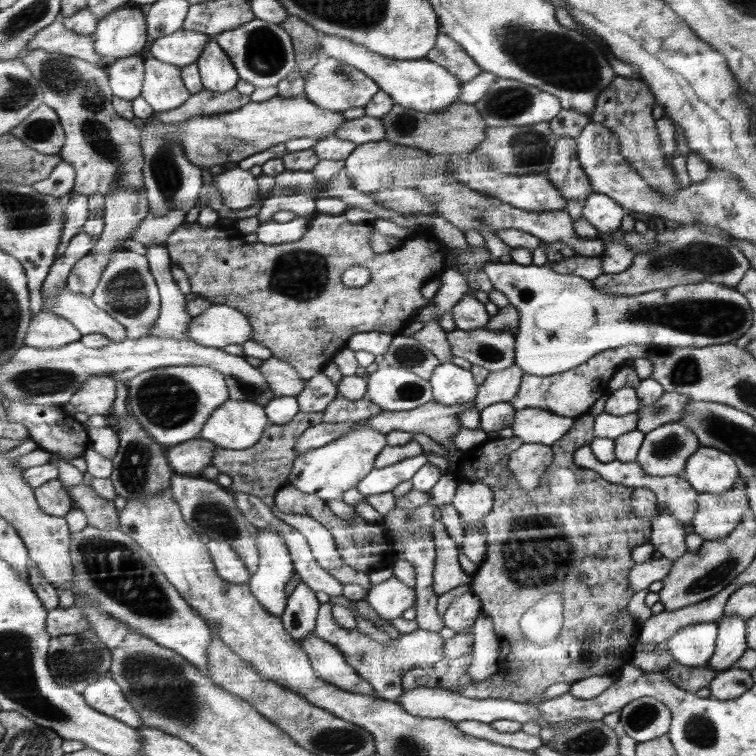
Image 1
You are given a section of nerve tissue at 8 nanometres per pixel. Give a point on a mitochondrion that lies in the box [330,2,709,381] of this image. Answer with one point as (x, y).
(568, 62)

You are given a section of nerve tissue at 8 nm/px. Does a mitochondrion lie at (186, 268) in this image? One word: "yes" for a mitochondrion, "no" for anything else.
no

